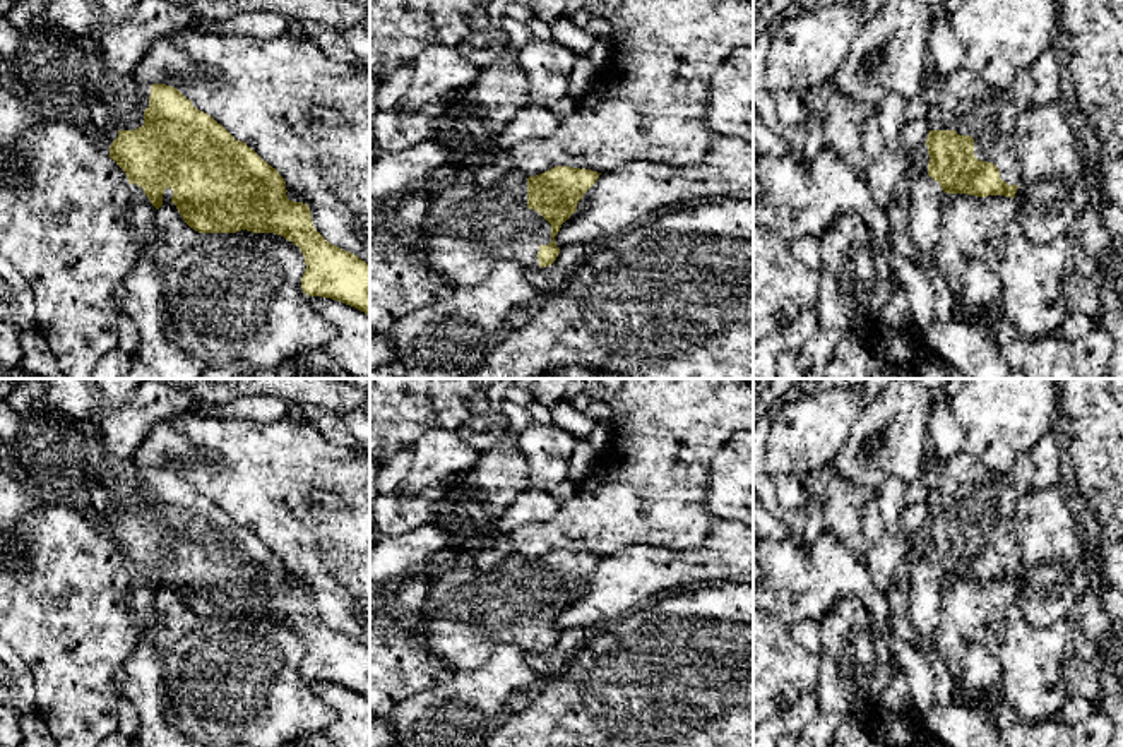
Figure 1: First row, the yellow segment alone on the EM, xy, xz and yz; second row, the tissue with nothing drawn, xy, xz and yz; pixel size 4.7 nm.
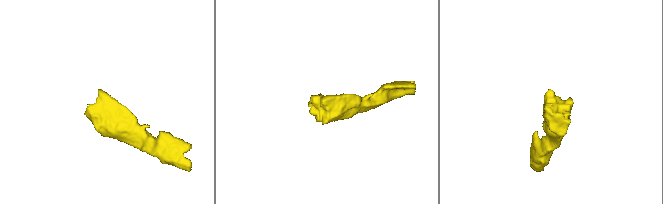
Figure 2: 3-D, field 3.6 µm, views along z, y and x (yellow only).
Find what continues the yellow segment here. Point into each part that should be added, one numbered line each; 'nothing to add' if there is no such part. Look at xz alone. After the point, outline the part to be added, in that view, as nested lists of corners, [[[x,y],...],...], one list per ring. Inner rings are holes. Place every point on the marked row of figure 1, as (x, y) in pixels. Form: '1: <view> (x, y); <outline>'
1: xz (468, 228); [[[510,170],[486,188],[474,182],[442,185],[421,223],[428,266],[455,288],[481,283],[500,260],[519,260],[526,269],[538,269],[539,247],[551,243],[551,224],[527,207],[527,178]]]

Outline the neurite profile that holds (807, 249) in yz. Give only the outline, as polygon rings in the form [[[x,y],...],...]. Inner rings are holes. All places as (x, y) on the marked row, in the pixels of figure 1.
[[[801,236],[791,243],[793,255],[808,269],[820,271],[820,236]]]

